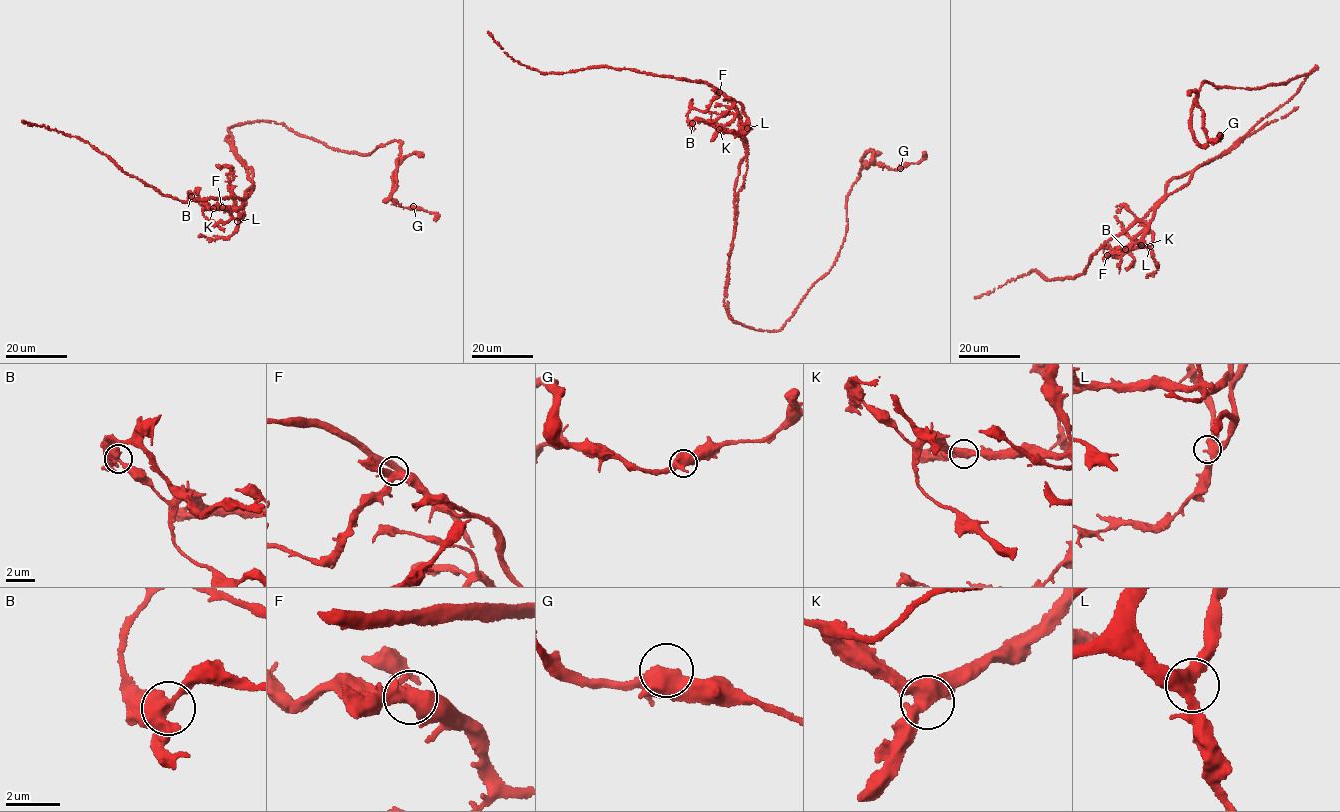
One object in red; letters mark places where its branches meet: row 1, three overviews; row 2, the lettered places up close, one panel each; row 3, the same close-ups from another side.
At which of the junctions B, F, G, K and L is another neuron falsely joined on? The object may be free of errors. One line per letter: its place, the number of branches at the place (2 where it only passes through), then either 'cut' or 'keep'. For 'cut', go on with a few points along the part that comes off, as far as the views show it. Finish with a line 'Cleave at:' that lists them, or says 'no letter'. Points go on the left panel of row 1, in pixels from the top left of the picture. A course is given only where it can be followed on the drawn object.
B: at (191, 196); 3 branches meet; cut; foreign part runs (191, 196), (201, 205), (240, 207), (252, 188), (253, 172), (242, 166), (224, 140), (230, 137)
F: at (222, 207); 3 branches meet; keep
G: at (413, 206); 3 branches meet; keep
K: at (213, 208); 3 branches meet; keep
L: at (237, 221); 3 branches meet; keep
Cleave at: B

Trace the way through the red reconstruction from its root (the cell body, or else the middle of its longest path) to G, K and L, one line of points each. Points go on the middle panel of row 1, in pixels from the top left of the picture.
G: (731, 247), (727, 313), (742, 325), (779, 331), (833, 266), (847, 231), (848, 193), (862, 167), (900, 168)
K: (731, 247), (738, 215), (737, 195), (744, 184), (748, 151), (739, 116), (719, 129)
L: (731, 247), (738, 215), (737, 195), (743, 186), (747, 164), (748, 151), (743, 134), (748, 122), (747, 128)

